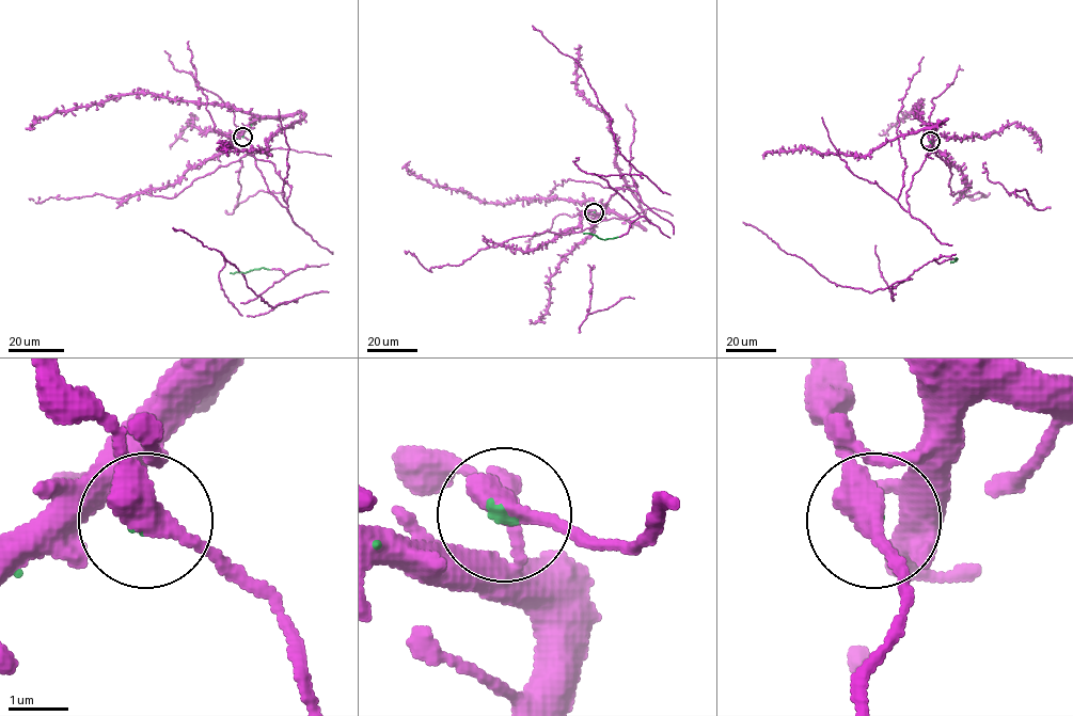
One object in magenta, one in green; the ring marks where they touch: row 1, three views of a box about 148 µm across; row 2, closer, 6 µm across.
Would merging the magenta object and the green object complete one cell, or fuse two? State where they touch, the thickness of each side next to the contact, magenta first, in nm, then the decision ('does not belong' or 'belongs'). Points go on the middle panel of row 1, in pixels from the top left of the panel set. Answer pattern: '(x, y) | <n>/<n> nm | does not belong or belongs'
(594, 212) | 320/90 nm | belongs

